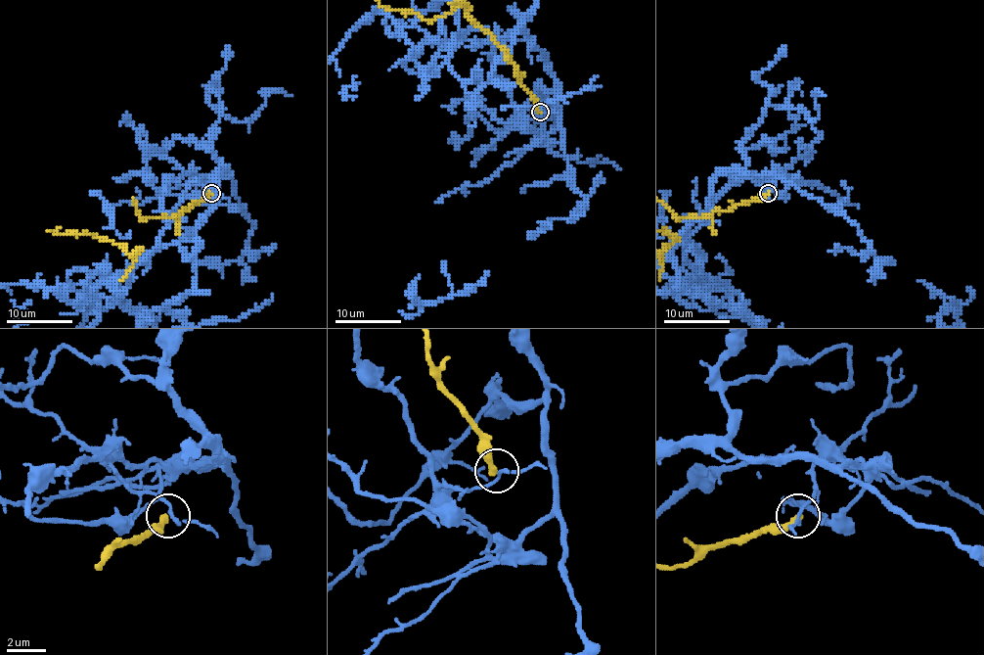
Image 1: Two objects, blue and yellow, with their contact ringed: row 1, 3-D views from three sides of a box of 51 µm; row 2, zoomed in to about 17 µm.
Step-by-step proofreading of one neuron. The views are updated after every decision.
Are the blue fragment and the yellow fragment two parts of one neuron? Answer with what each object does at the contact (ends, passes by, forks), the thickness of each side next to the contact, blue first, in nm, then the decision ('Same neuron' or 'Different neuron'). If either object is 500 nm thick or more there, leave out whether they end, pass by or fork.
At the ring blue passes by. At the ring yellow ends. Thickness 150 nm (blue) against 340 nm. Different neuron

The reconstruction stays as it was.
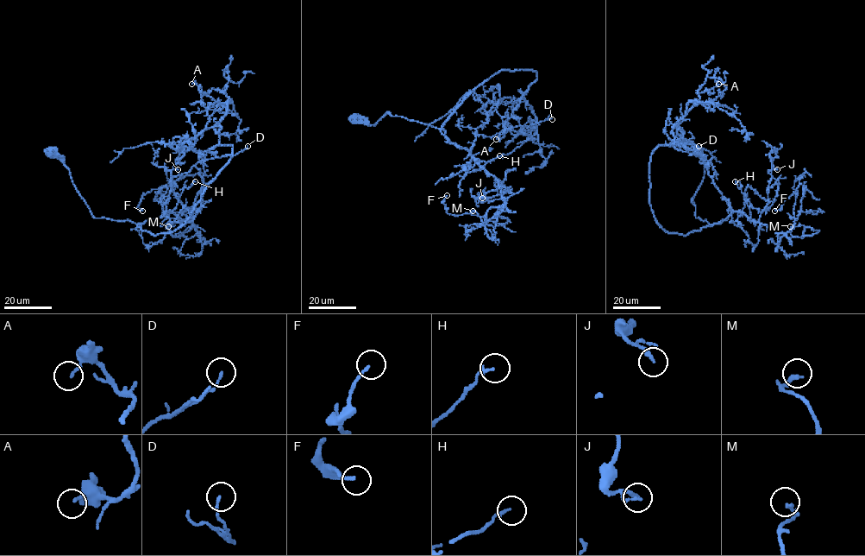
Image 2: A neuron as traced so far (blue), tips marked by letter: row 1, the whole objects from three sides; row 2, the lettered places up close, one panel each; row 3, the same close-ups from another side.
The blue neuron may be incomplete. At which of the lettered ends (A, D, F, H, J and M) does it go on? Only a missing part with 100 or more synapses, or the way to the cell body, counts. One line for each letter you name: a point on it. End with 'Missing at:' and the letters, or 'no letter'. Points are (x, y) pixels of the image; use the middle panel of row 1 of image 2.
Missing at: no letter

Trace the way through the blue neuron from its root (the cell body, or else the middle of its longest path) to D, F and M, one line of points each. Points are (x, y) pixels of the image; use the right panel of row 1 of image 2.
D: (698, 153), (705, 174), (692, 199), (695, 217), (718, 223), (732, 211), (730, 204), (698, 146)
F: (698, 153), (705, 174), (692, 199), (696, 218), (718, 223), (739, 211), (788, 232), (804, 173), (774, 211)
M: (698, 153), (696, 218), (718, 223), (739, 211), (777, 232), (819, 230), (794, 236), (790, 226)

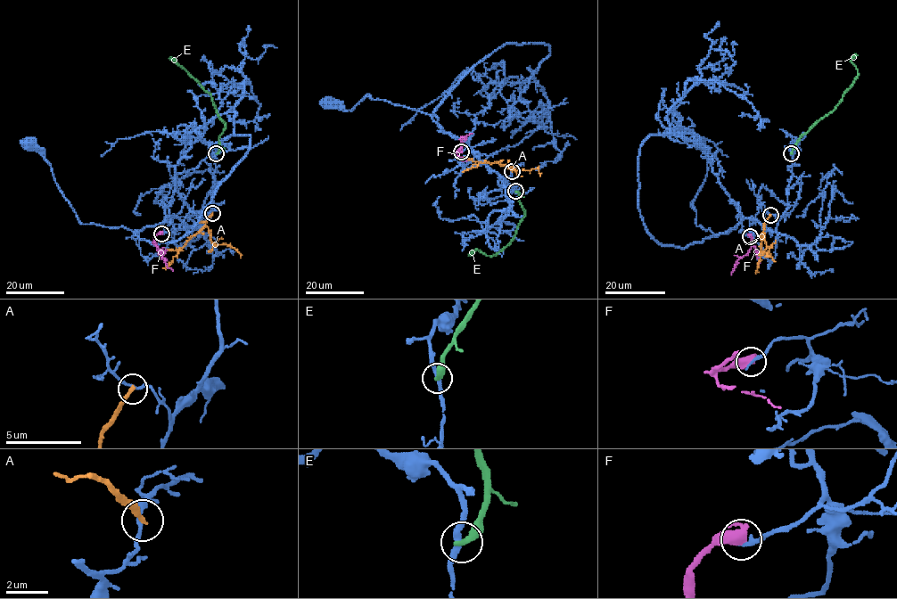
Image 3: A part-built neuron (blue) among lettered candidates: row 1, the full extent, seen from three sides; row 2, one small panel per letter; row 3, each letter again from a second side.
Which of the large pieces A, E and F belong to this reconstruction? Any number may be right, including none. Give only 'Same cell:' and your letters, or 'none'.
Same cell: none

